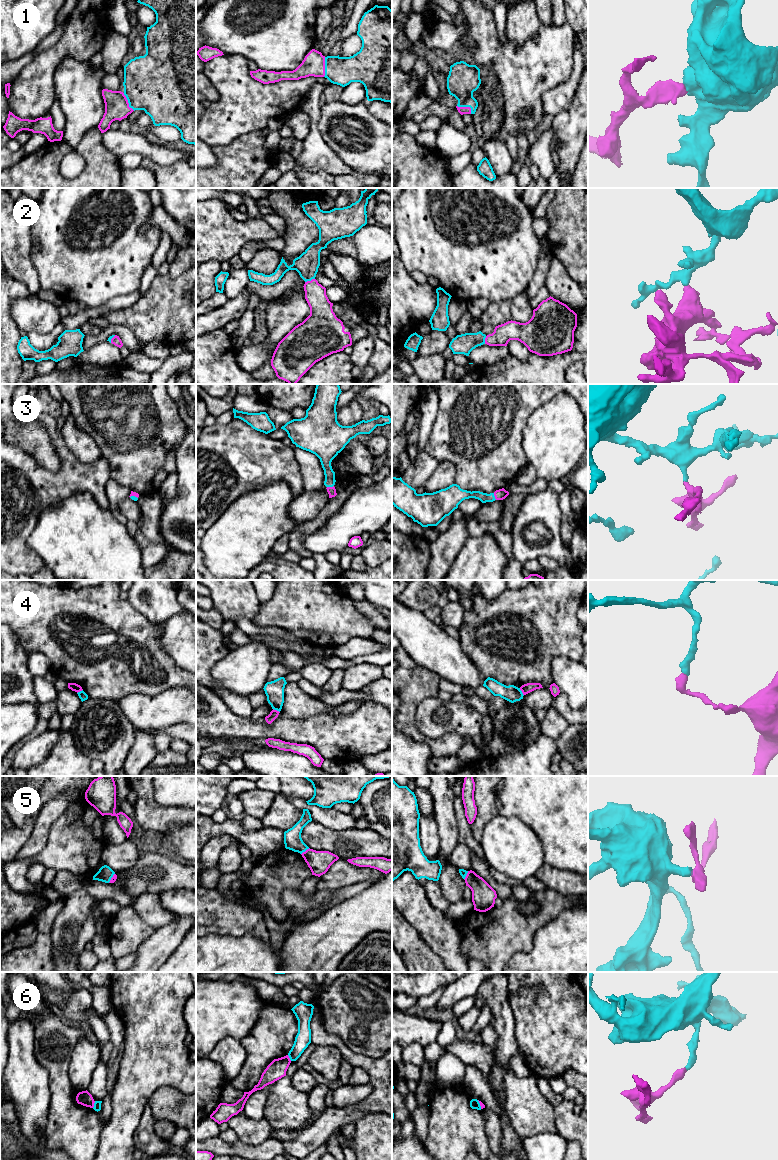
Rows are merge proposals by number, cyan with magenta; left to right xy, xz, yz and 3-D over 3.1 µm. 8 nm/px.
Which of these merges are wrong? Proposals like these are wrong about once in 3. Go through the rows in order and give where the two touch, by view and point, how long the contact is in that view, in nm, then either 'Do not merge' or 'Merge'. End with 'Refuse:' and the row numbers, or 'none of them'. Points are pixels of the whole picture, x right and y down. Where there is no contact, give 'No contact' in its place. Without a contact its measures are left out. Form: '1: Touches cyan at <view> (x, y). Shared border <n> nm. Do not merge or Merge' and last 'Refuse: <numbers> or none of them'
1: Touches cyan at xz (325, 67). Shared border 160 nm. Merge
2: Touches cyan at xz (309, 280). Shared border 90 nm. Merge
3: Touches cyan at xz (330, 486). Shared border 60 nm. Merge
4: Touches cyan at yz (521, 692). Shared border 70 nm. Do not merge
5: Touches cyan at xz (305, 850). Shared border 90 nm. Do not merge
6: Touches cyan at xy (94, 1104). Shared border 60 nm. Do not merge
Refuse: 4, 5, 6

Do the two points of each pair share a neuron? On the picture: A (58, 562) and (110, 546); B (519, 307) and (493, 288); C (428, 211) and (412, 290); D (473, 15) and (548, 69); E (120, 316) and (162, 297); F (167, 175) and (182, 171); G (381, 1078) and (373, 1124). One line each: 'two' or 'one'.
A: one
B: two
C: two
D: one
E: one
F: one
G: two

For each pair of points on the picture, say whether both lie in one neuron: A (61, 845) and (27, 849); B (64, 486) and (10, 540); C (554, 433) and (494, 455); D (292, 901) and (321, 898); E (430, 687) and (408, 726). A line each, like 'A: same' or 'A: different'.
A: different
B: same
C: different
D: same
E: same

